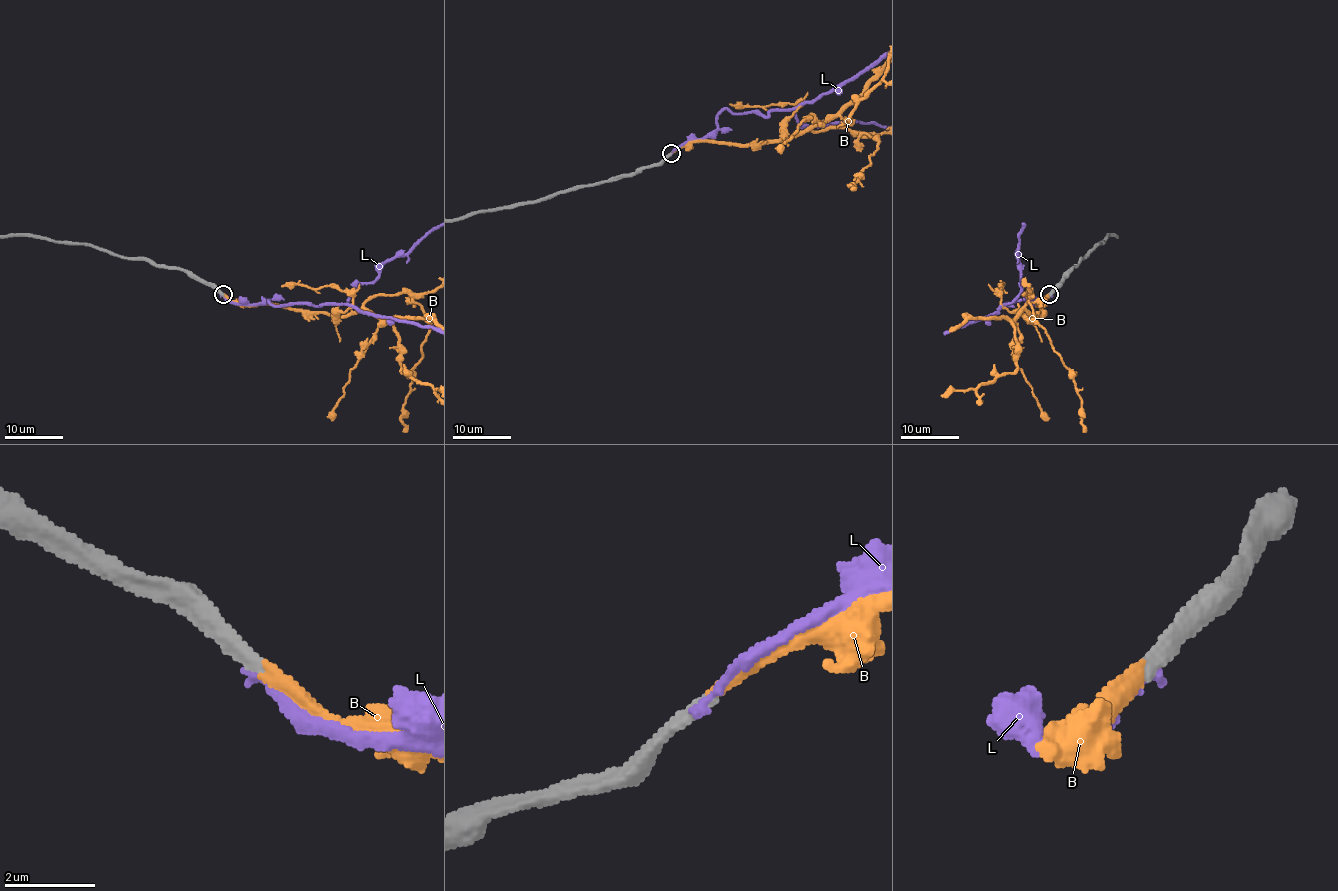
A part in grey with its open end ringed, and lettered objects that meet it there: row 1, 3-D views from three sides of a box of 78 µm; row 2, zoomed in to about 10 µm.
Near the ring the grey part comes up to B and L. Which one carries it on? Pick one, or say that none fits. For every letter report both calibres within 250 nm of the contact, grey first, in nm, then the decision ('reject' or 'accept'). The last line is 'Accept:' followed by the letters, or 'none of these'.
B: calibres 320 and 360 nm; accept
L: calibres 340 and 200 nm; reject
Accept: B

